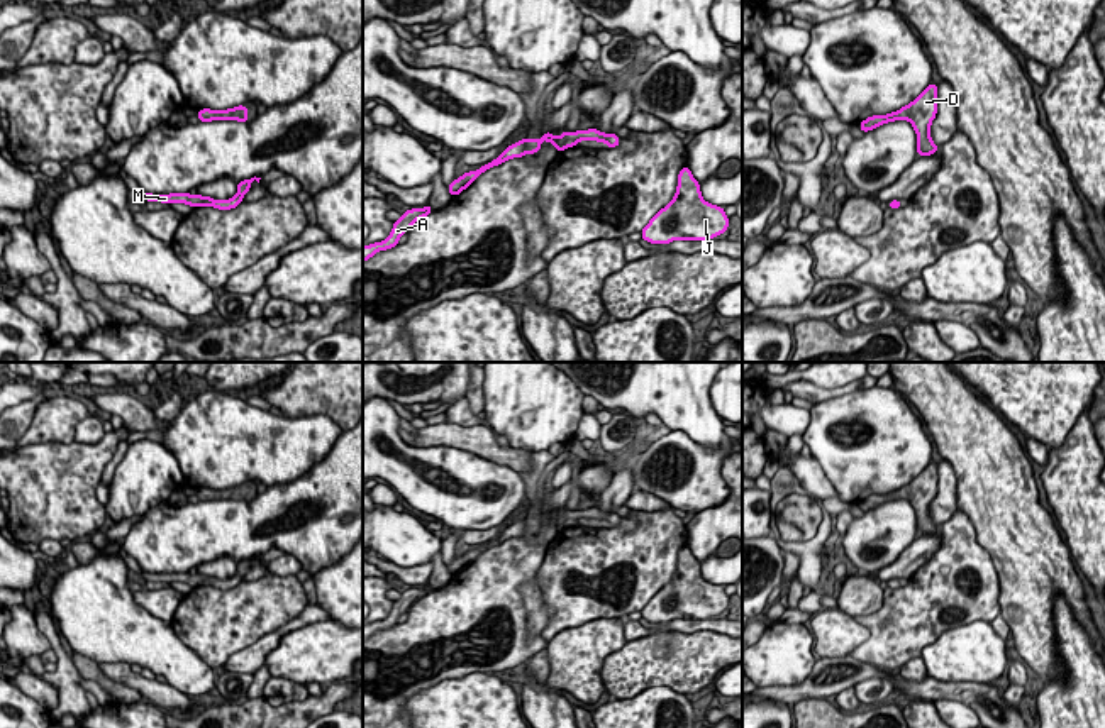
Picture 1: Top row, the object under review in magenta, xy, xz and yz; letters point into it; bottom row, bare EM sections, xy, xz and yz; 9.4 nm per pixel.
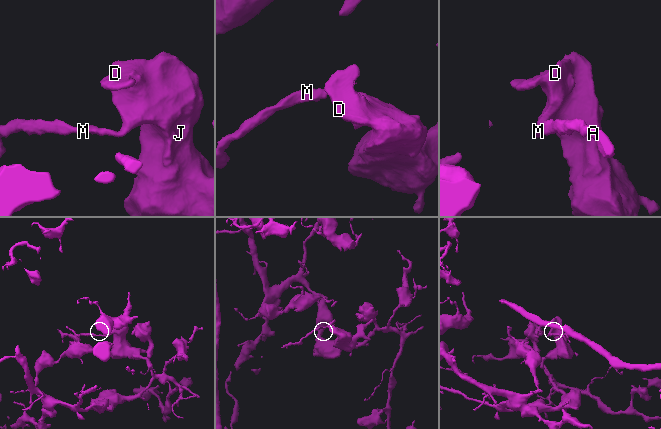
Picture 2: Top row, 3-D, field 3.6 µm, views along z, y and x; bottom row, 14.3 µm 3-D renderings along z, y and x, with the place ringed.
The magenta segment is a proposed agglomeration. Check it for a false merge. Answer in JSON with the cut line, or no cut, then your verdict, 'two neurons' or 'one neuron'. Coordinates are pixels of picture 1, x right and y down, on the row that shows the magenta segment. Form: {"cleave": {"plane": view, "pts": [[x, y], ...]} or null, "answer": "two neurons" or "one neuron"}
{"cleave": null, "answer": "one neuron"}

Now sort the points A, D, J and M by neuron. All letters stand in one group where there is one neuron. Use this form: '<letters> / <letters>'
A D J M

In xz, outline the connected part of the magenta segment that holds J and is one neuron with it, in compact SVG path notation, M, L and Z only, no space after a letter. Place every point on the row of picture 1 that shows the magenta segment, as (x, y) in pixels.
M685 166L678 173L673 200L649 220L641 237L656 245L673 240L710 240L724 234L729 225L724 207L702 198L700 183Z

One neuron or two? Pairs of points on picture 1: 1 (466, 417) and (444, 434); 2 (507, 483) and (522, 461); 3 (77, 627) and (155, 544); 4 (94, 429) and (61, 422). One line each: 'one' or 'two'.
1: two
2: two
3: two
4: two

